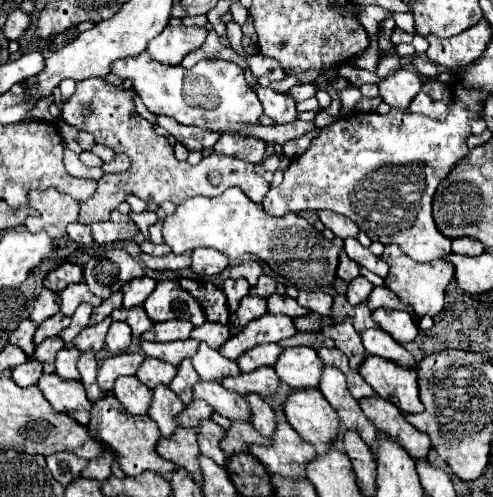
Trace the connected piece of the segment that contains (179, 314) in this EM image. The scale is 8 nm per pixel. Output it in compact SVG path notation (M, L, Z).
M173 280L159 282L145 300L143 308L153 322L189 320L193 326L201 326L205 322L205 314L201 312L197 300L193 300L193 296L189 296L189 292L185 292Z

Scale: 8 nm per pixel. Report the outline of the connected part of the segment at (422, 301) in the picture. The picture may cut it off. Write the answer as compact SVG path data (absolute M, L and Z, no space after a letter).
M395 244L385 246L385 252L383 252L381 260L385 260L391 266L389 276L385 278L387 288L393 290L401 298L401 302L411 304L415 308L417 316L431 316L431 318L435 318L435 316L439 316L443 312L445 288L453 280L453 272L455 272L453 264L449 264L445 260L433 260L433 262L427 262L427 264L415 262L409 256L405 256L401 250L397 250Z

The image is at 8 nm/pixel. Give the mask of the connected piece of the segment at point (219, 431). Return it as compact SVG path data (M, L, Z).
M203 420L199 426L199 448L201 454L215 460L219 466L227 466L229 458L225 456L225 452L219 448L219 442L223 438L225 430L221 426L217 426L213 420Z

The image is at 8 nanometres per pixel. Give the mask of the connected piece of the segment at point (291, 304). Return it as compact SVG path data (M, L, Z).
M273 294L267 298L267 308L269 308L269 314L285 314L285 316L305 316L309 314L307 308L301 308L297 304L297 300L289 298L289 296L279 296L279 294Z

